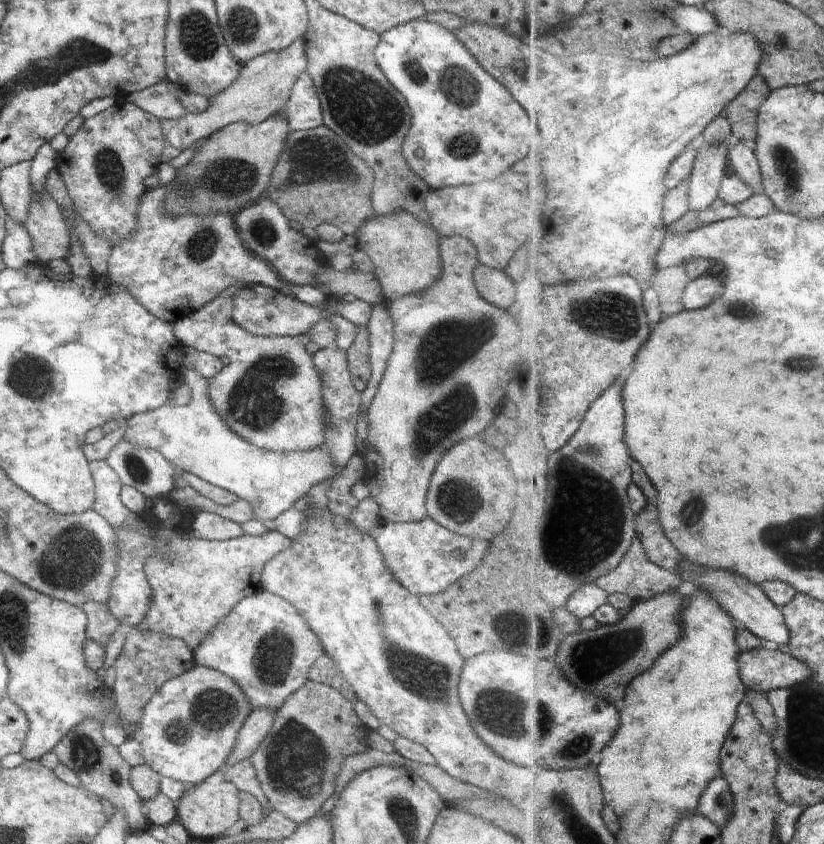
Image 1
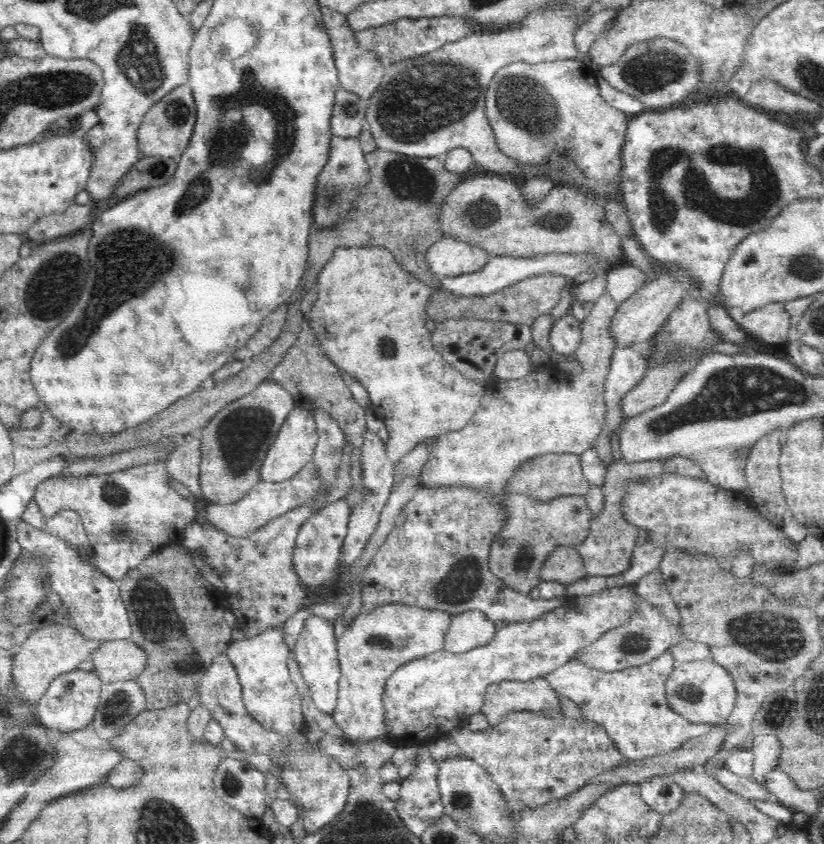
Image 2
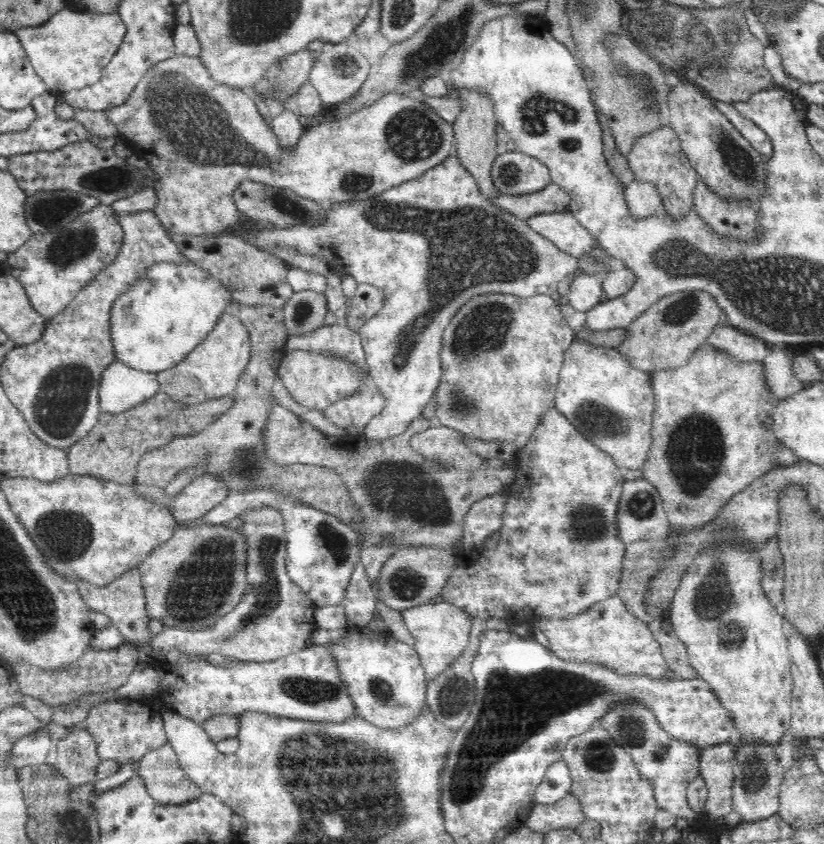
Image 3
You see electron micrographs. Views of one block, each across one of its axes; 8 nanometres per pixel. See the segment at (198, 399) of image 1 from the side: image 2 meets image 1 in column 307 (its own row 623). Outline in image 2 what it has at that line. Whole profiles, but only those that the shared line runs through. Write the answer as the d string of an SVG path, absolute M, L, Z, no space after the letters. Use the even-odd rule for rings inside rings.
M466 611L453 615L445 636L444 650L460 654L488 644L497 628L482 611Z

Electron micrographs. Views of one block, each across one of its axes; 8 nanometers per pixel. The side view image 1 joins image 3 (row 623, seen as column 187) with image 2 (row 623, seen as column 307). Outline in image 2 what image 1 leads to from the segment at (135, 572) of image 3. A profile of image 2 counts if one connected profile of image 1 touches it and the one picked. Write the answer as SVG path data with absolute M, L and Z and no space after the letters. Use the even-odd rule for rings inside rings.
M72 624L44 625L42 628L33 630L14 654L11 676L18 699L28 705L38 704L41 696L57 676L76 670L80 662L90 661L92 653L100 645L95 640L86 639Z

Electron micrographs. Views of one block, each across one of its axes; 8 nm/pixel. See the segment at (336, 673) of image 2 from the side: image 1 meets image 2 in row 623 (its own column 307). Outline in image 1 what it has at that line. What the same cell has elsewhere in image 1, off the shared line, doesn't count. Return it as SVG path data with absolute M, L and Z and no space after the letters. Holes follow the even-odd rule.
M247 285L234 294L232 300L234 322L254 336L296 337L310 332L310 328L320 319L320 310L308 306L290 295L282 294L262 285Z

